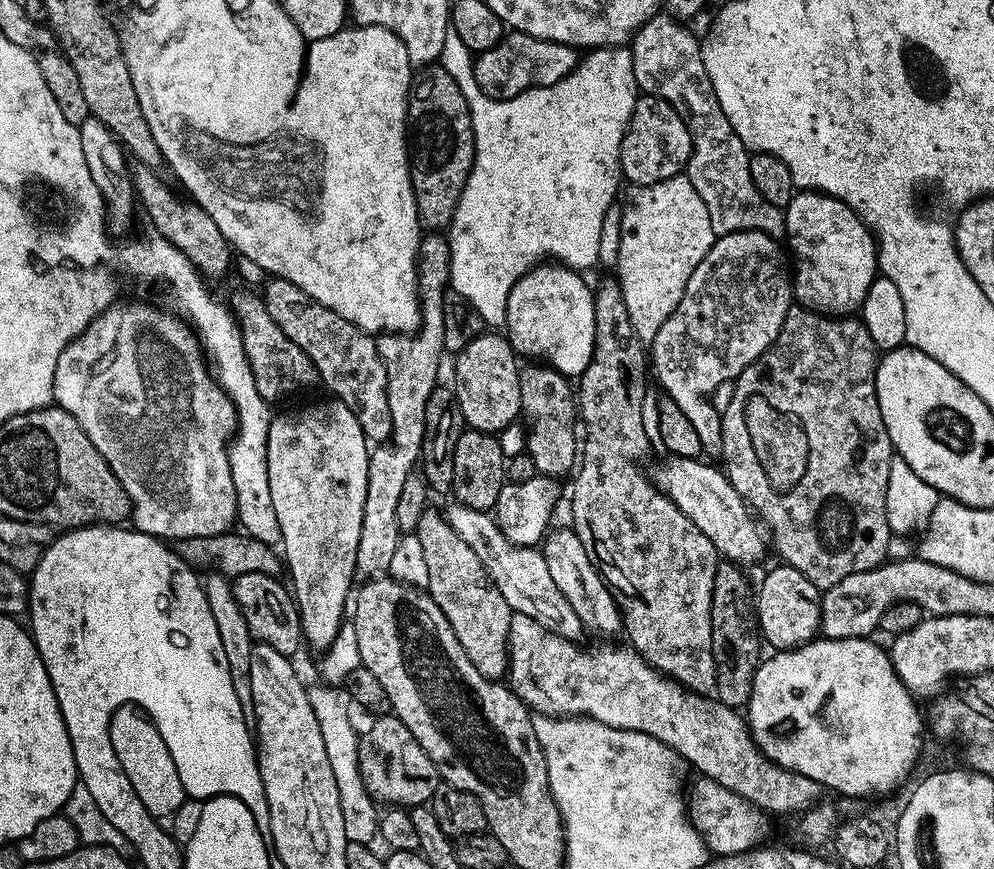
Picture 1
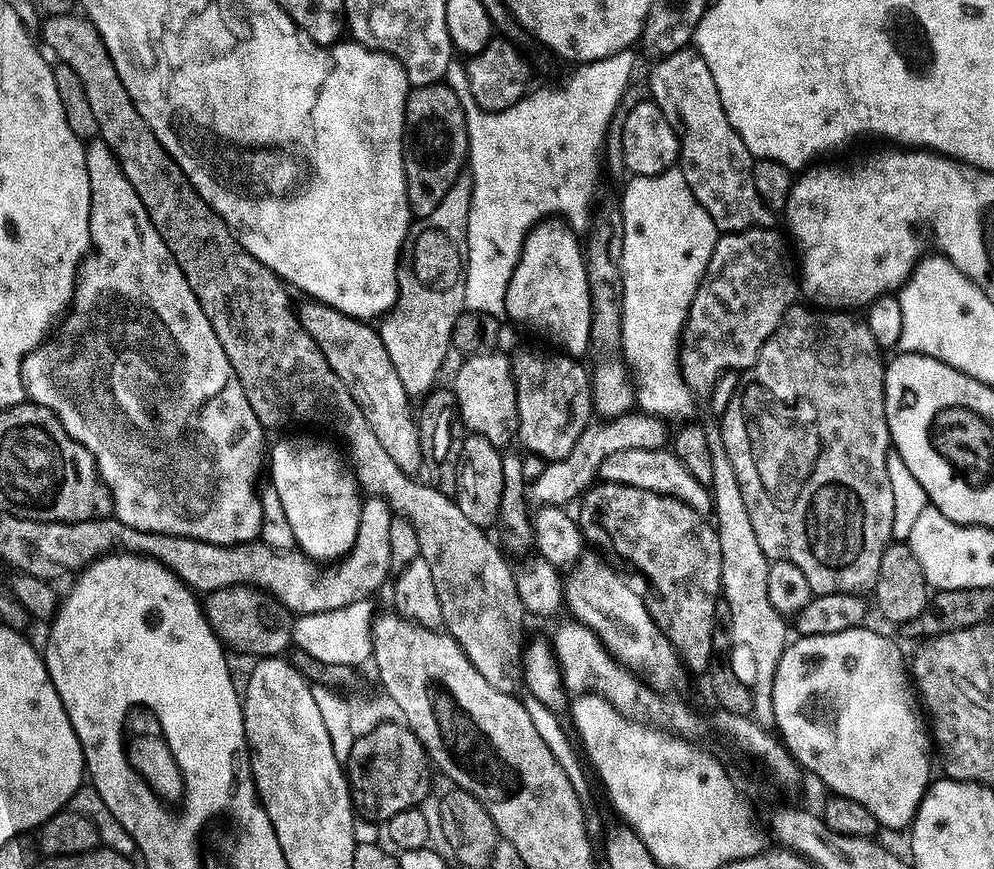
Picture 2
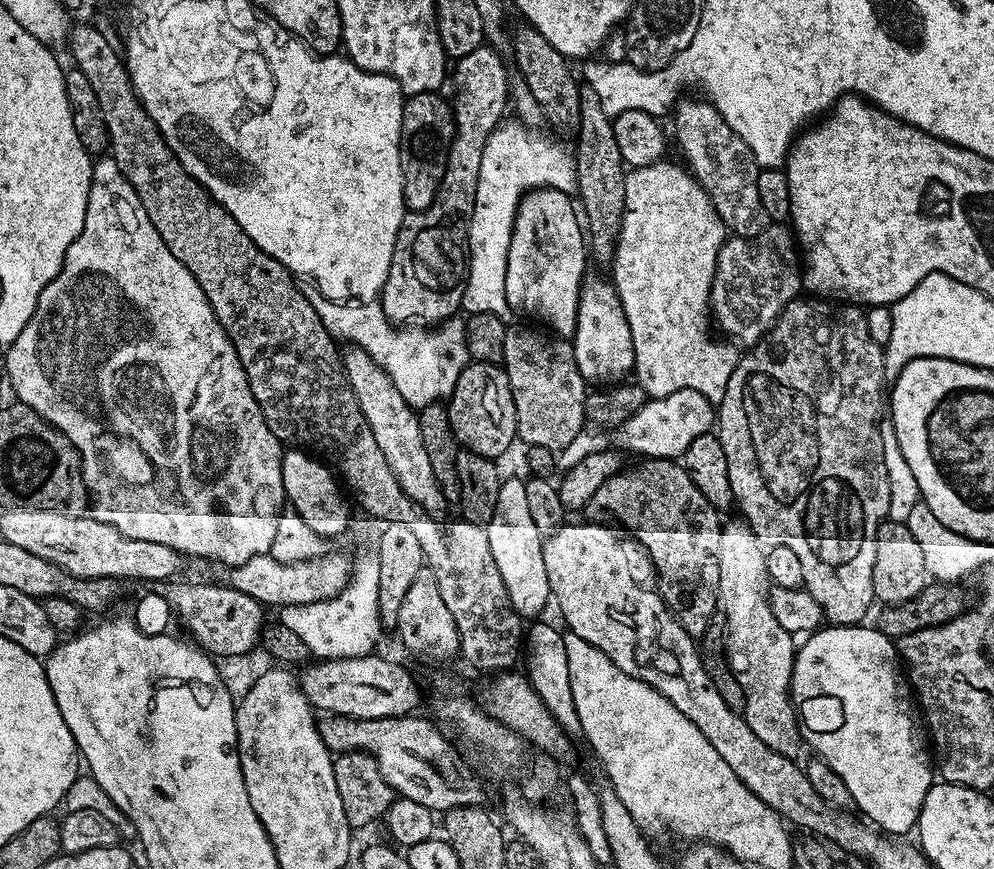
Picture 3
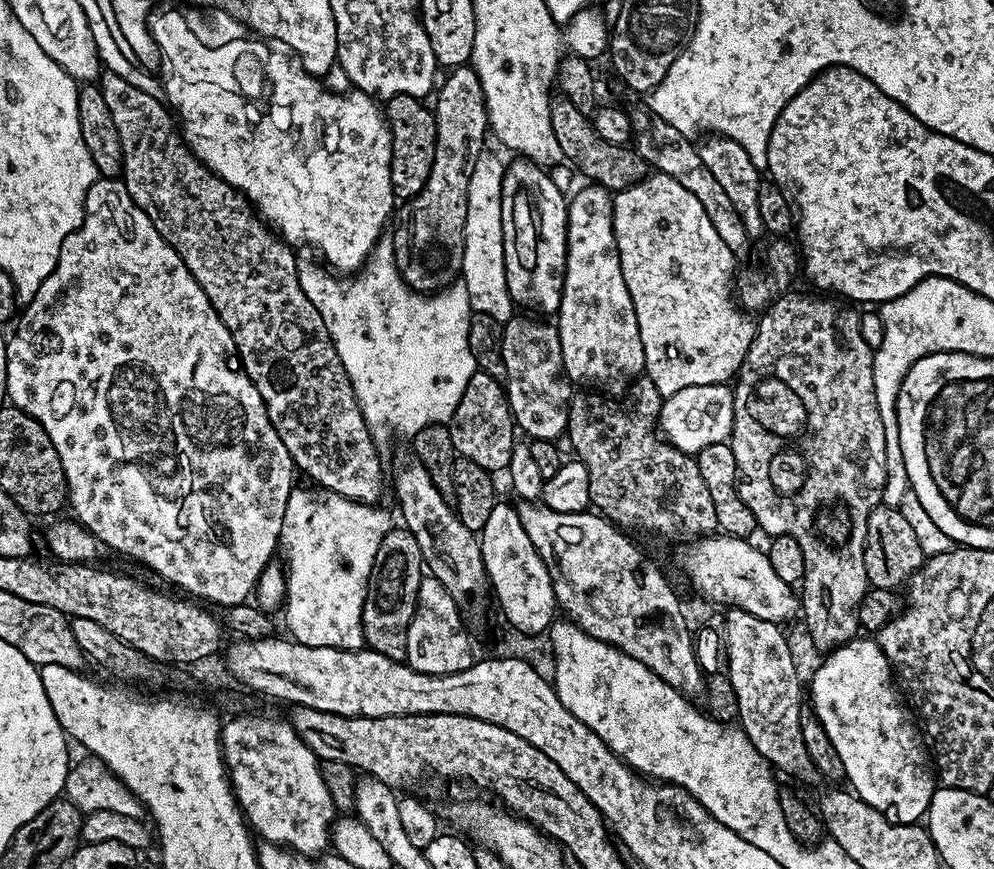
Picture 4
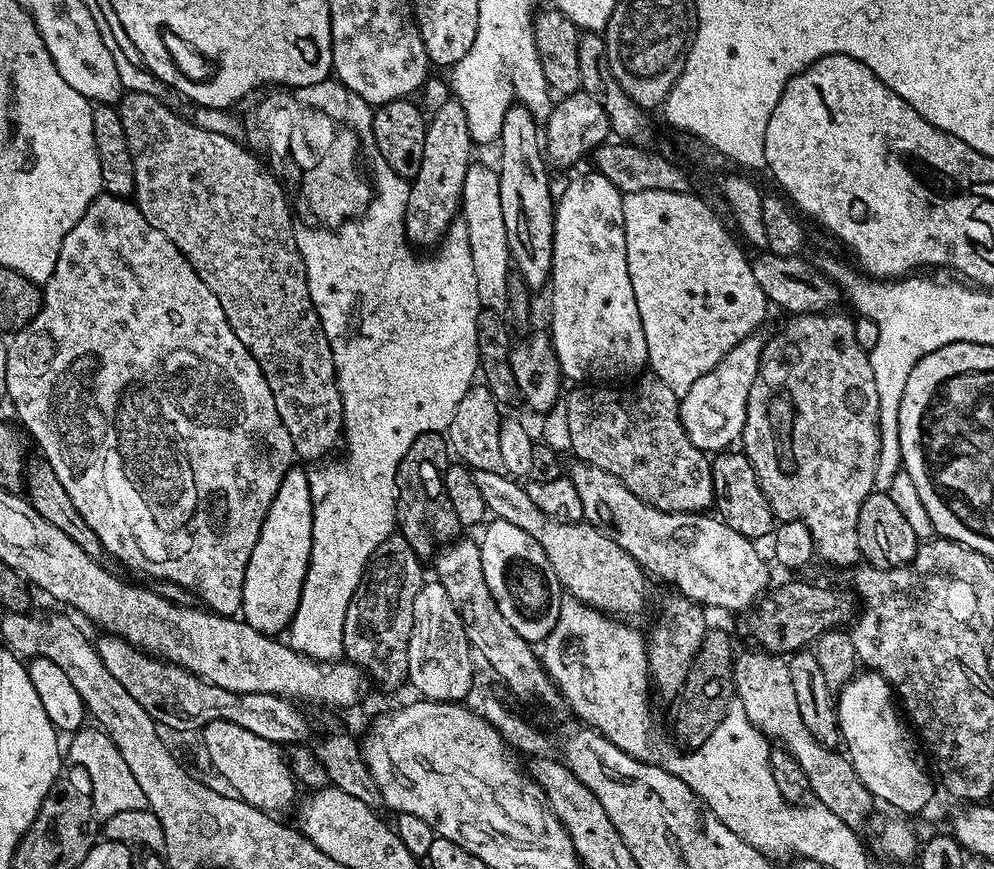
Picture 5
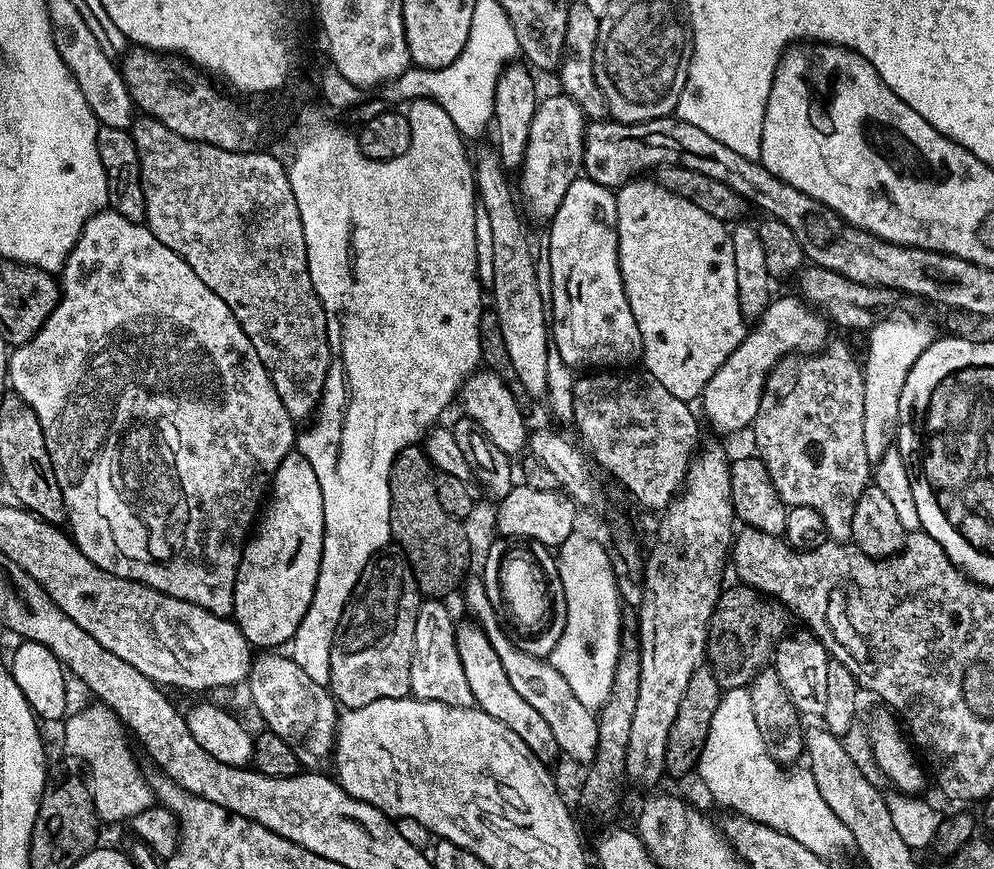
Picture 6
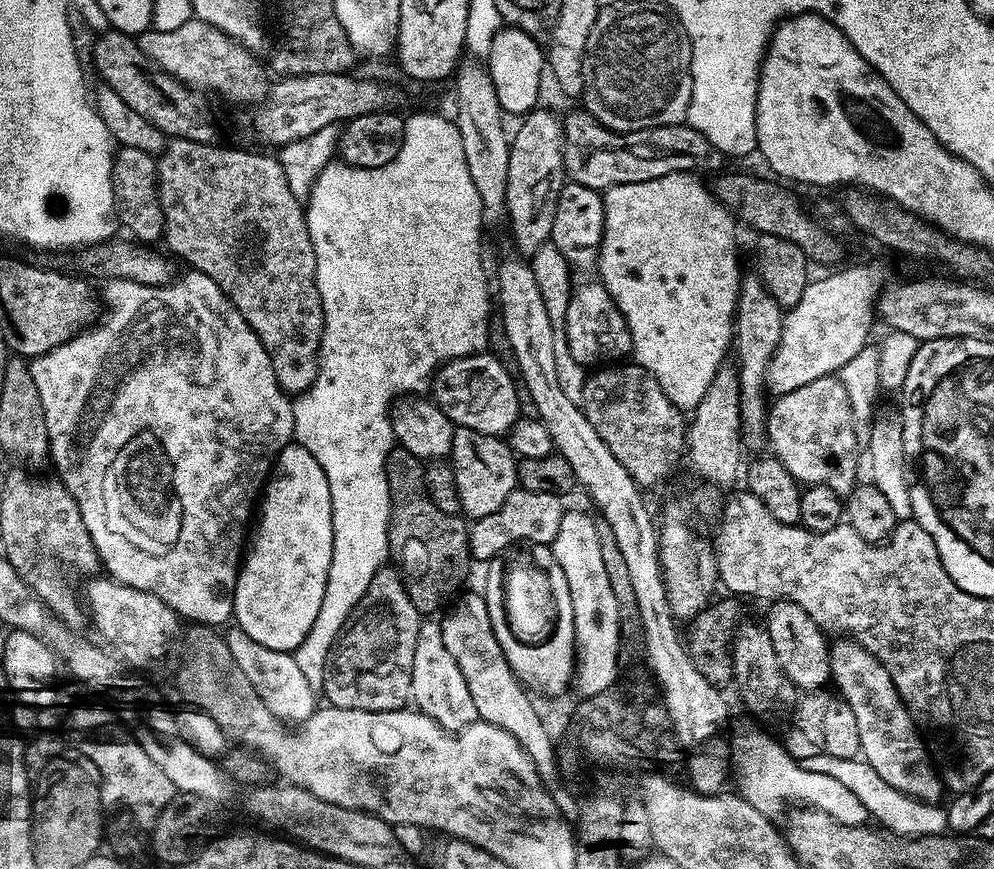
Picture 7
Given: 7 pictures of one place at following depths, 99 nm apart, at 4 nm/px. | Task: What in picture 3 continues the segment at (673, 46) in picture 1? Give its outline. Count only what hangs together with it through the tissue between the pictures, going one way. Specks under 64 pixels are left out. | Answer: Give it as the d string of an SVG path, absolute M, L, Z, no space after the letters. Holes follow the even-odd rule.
M688 100L675 109L676 140L688 158L690 171L712 199L714 210L722 218L725 229L736 234L753 234L768 227L770 221L766 210L762 210L762 198L758 198L758 174L760 168L754 154L734 130L718 114L711 100ZM684 104L684 105L683 105ZM692 163L692 164L691 164ZM733 228L733 230L732 230Z

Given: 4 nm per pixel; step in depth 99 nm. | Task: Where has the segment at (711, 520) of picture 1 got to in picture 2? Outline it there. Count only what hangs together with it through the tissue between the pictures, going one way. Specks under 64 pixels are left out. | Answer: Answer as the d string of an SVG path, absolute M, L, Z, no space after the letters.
M667 447L614 450L614 454L606 454L606 458L602 458L598 476L605 484L634 486L638 490L650 490L663 496L673 496L701 514L713 511L711 491L705 484L698 482L698 478L694 478L694 474L690 474L690 470L682 466L676 453Z

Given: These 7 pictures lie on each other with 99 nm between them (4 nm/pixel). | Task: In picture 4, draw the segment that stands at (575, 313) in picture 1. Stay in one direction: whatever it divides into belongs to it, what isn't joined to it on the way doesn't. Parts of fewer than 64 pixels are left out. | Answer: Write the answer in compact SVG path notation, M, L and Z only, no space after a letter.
M516 158L504 170L502 238L506 286L513 305L532 314L559 313L568 253L568 200L549 173L533 160Z

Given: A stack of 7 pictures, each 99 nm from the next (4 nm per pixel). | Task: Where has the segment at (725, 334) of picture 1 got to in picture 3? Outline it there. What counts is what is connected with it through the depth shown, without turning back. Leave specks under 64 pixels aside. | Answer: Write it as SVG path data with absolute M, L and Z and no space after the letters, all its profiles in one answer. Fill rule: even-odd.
M770 224L758 233L729 237L719 251L711 288L713 321L733 343L749 348L763 339L785 306L799 297L802 287L800 256L789 227ZM737 518L721 525L718 604L721 617L726 620L724 650L746 696L744 721L770 750L795 759L804 744L791 695L796 641L793 633L778 623L767 600L772 583L766 570L766 556L765 547L746 520Z

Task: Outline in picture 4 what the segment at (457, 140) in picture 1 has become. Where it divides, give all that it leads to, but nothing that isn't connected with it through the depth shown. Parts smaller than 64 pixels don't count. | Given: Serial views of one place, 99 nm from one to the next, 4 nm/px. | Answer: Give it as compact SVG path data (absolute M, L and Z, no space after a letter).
M398 94L386 100L386 119L392 135L392 157L390 158L390 182L392 195L397 201L407 202L417 196L430 178L430 166L434 166L434 146L438 138L436 114L424 105L419 96Z

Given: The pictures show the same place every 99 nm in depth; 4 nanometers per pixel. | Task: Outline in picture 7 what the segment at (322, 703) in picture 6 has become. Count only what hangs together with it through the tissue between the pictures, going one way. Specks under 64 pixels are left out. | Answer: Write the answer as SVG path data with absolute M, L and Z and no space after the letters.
M239 626L229 627L228 630L226 639L230 646L230 654L234 654L234 662L238 662L242 674L250 678L250 686L254 686L258 698L266 702L266 710L270 710L270 714L274 714L288 726L300 726L309 720L318 707L318 692L310 686L310 682L306 682L295 655L282 650L270 650L270 646L254 642L254 638L250 638L250 634L246 634L246 630Z

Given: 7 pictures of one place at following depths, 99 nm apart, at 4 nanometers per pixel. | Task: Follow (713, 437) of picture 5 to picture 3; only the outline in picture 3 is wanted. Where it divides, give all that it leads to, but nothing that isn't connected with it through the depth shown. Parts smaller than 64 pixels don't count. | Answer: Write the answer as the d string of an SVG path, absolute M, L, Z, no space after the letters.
M678 390L669 396L645 399L644 404L630 418L615 429L615 447L641 452L641 457L654 460L676 460L683 457L686 446L702 434L713 431L718 412L713 401L707 400L698 390Z

